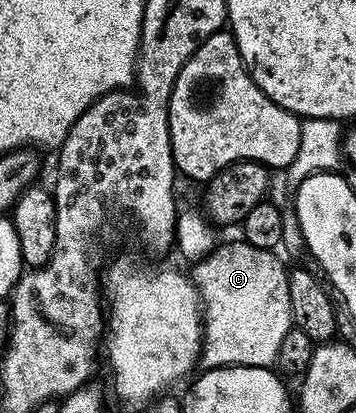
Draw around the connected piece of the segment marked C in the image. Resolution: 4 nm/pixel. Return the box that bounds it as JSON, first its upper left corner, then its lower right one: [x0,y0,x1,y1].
[191,240,292,368]

